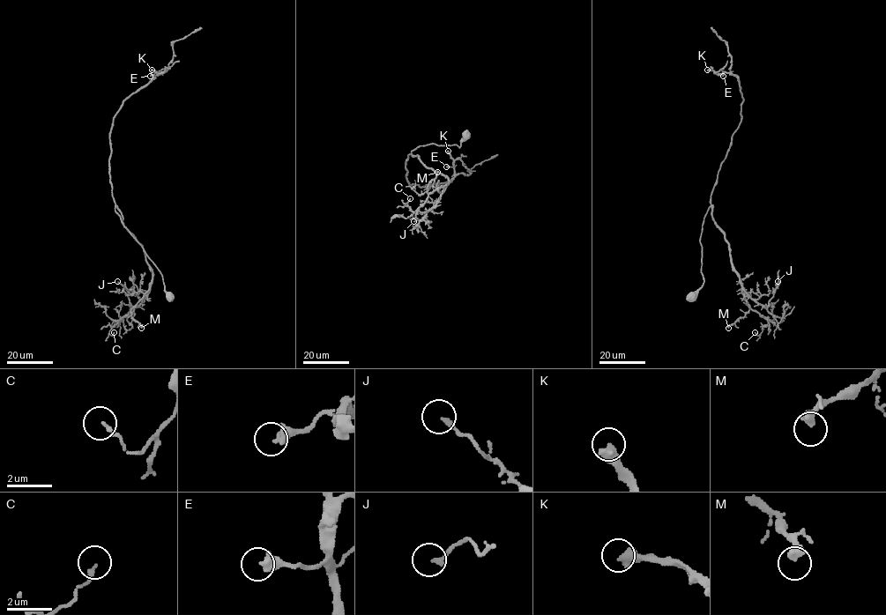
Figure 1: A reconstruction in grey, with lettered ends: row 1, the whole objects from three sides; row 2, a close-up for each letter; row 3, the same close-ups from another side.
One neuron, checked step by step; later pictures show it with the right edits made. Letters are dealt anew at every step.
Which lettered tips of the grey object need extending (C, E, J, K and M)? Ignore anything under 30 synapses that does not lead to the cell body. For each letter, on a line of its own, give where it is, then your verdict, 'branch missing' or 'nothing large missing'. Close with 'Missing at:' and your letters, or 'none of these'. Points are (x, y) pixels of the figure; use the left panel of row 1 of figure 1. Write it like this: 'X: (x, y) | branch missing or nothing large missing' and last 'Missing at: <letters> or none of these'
C: (114, 332) | nothing large missing
E: (150, 76) | nothing large missing
J: (117, 281) | nothing large missing
K: (152, 70) | branch missing
M: (141, 328) | nothing large missing
Missing at: K

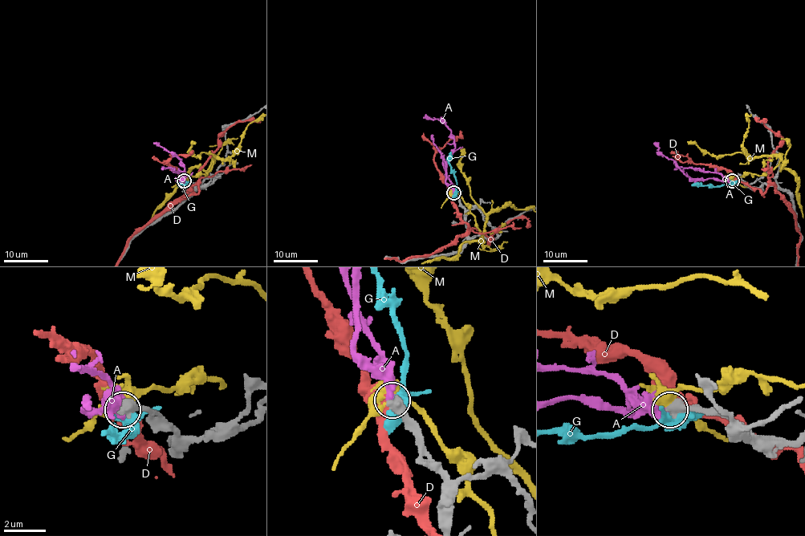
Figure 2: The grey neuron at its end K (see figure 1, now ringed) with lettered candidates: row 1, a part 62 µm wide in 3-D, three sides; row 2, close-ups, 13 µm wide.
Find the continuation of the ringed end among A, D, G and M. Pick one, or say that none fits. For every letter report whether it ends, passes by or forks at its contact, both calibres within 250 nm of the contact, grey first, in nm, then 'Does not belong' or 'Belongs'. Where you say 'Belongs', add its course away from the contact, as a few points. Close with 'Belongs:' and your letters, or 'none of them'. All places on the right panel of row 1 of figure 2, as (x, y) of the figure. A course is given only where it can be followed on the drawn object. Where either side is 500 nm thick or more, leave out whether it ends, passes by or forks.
A: Thickness 500 nm (grey) against 440 nm. Belongs. Its course: (732, 180), (690, 179), (658, 151), (657, 142)
D: Thickness 550 nm (grey) against 480 nm. Does not belong
G: Thickness 550 nm (grey) against 440 nm. Does not belong
M: Thickness 550 nm (grey) against 440 nm. Does not belong
Belongs: A

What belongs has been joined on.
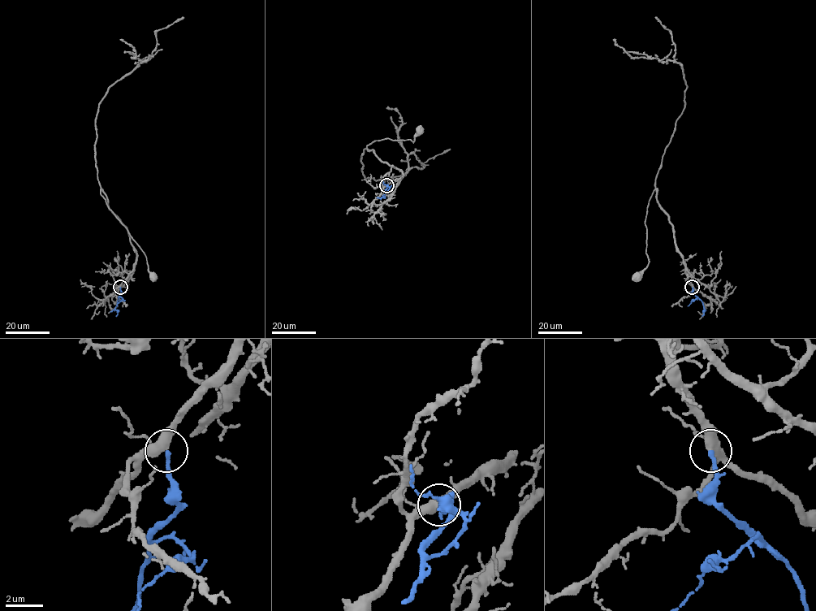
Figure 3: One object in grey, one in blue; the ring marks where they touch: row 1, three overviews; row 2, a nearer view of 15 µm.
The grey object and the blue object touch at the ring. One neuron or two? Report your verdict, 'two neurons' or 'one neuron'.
one neuron

